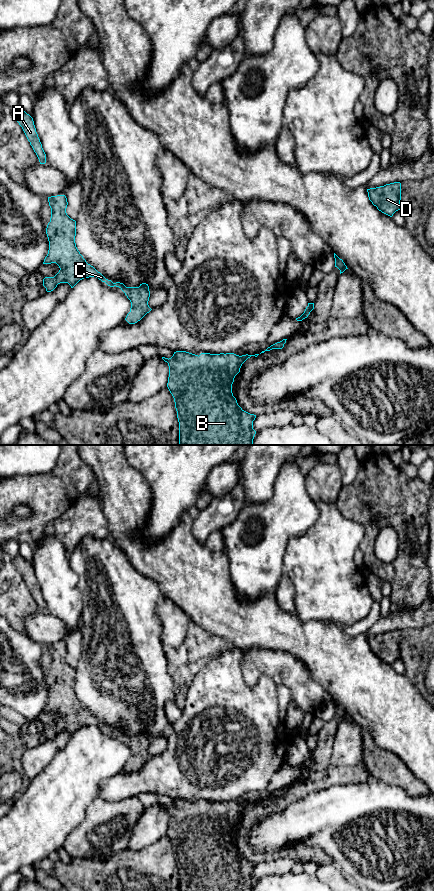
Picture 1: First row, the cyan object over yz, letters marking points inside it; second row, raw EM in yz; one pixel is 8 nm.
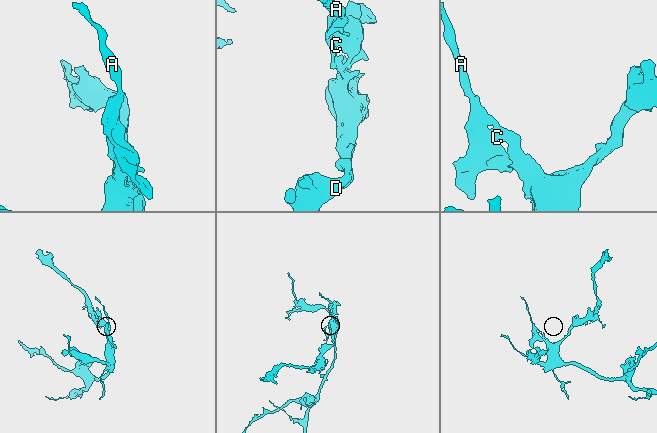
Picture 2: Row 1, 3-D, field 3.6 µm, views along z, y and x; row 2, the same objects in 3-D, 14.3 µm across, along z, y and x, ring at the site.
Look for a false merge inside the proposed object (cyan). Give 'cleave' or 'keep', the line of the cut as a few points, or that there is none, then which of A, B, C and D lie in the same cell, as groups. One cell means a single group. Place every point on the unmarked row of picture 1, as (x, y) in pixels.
keep; no cut; A B C D

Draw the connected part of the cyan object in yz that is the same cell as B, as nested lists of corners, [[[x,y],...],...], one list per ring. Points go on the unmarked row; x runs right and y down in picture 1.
[[[176,799],[169,807],[162,805],[169,814],[167,835],[174,846],[177,859],[179,891],[253,891],[256,882],[253,877],[253,869],[256,863],[244,859],[238,853],[232,841],[232,832],[242,812],[251,804],[257,805],[258,803],[201,801],[198,804],[186,799]]]

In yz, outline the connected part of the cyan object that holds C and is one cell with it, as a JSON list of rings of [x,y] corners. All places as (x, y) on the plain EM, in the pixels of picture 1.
[[[51,644],[48,645],[48,650],[51,656],[51,666],[46,676],[49,698],[43,712],[56,711],[60,718],[54,725],[43,727],[46,739],[53,739],[60,731],[68,731],[73,736],[84,726],[96,725],[110,735],[119,735],[130,748],[131,756],[125,768],[129,772],[140,769],[152,758],[148,753],[150,745],[148,732],[142,731],[139,735],[126,735],[123,731],[113,731],[106,727],[86,710],[76,695],[76,669],[66,661],[68,653],[66,644]]]

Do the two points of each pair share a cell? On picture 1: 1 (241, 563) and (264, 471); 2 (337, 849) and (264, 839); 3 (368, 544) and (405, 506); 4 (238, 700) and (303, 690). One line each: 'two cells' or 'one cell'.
1: two cells
2: one cell
3: one cell
4: two cells

